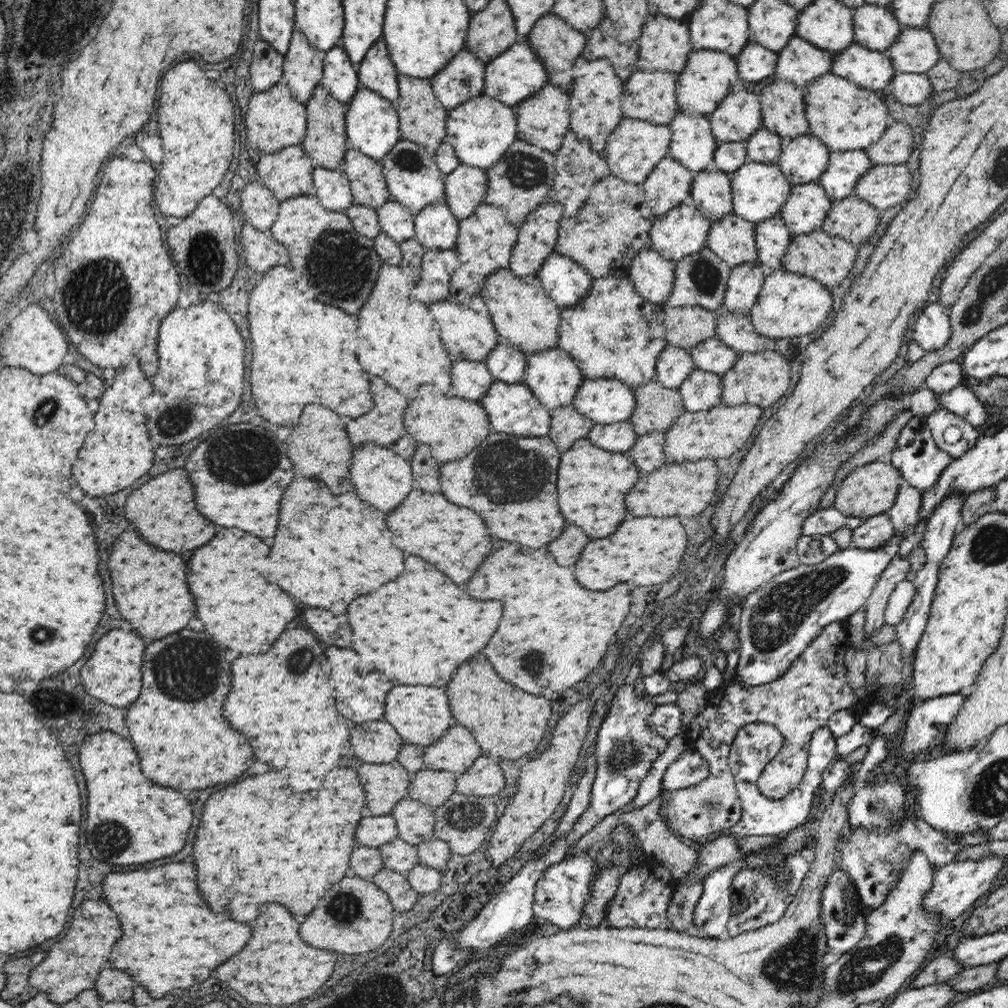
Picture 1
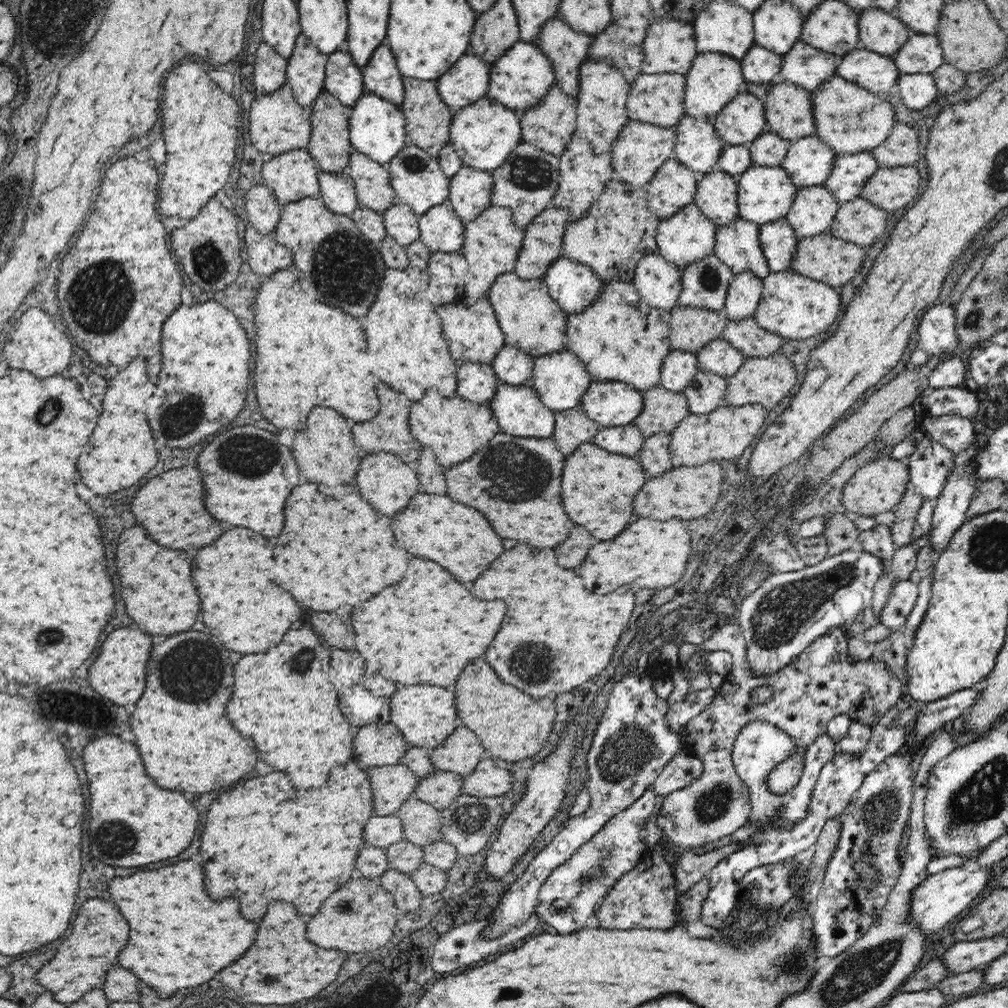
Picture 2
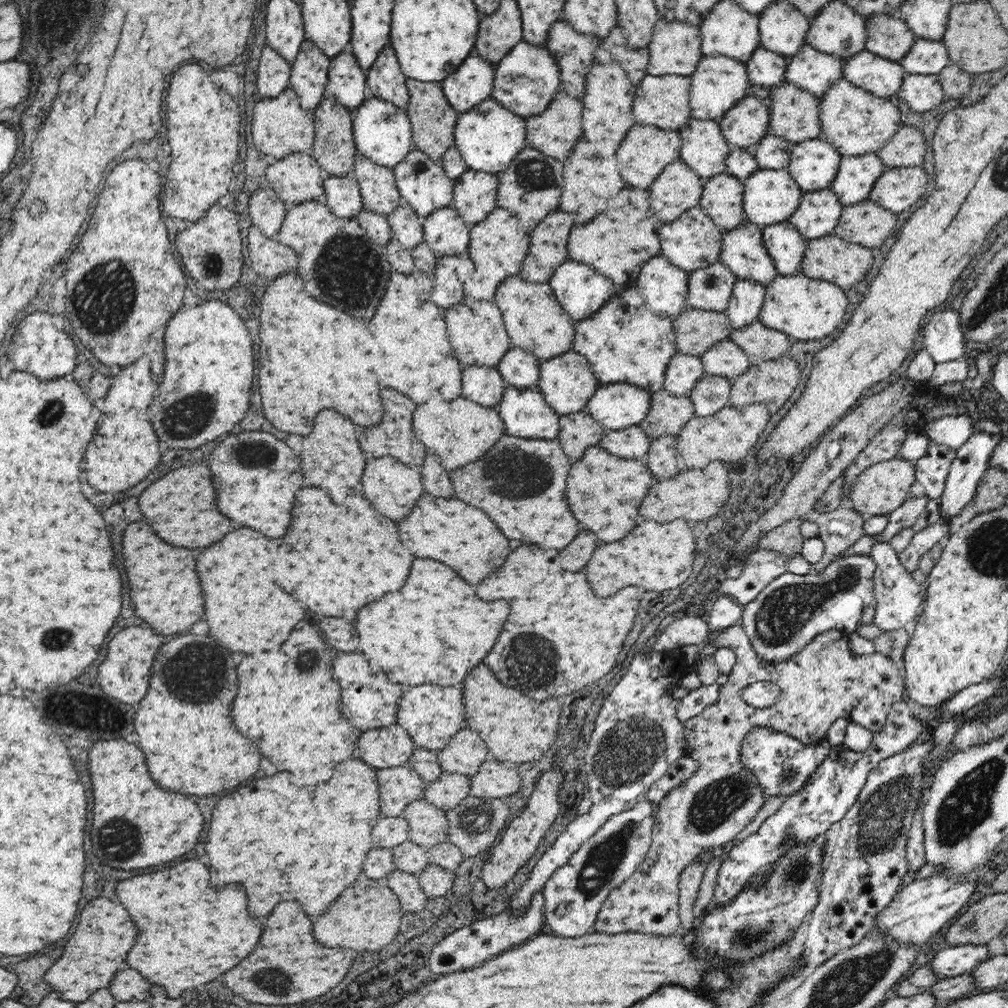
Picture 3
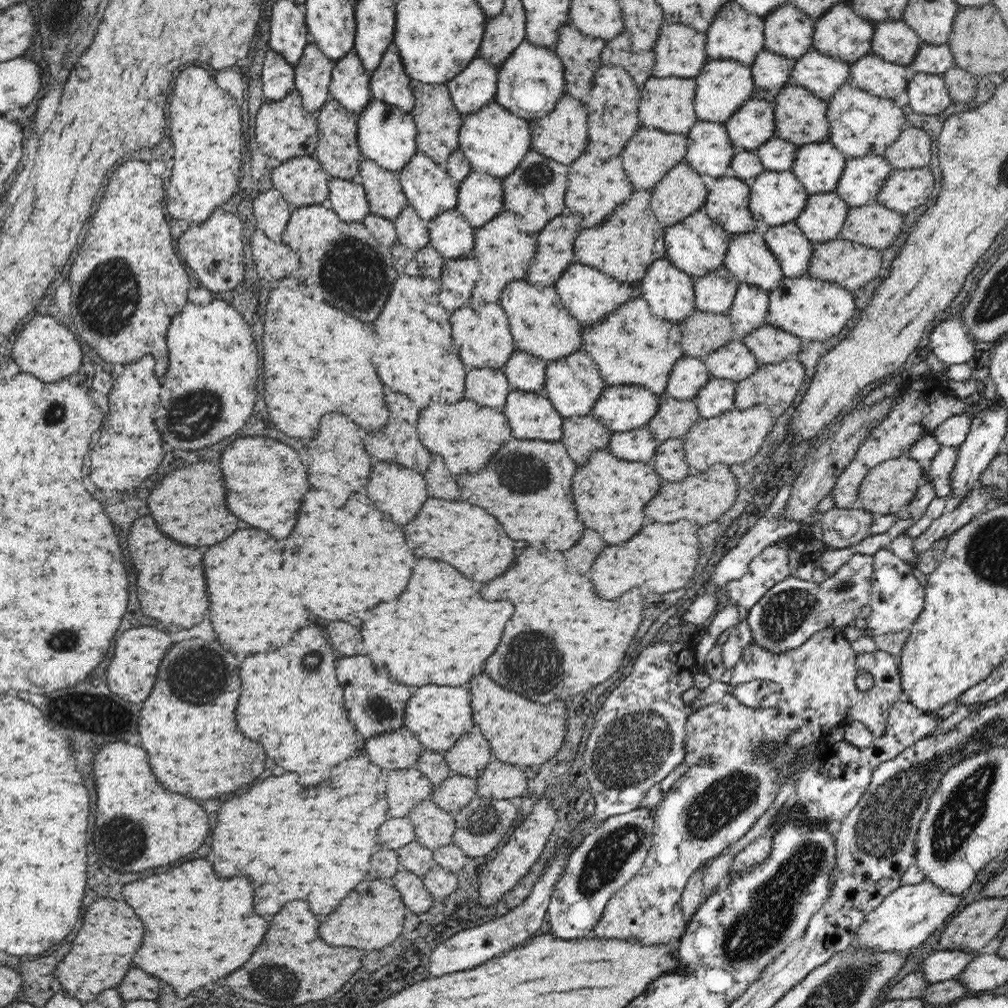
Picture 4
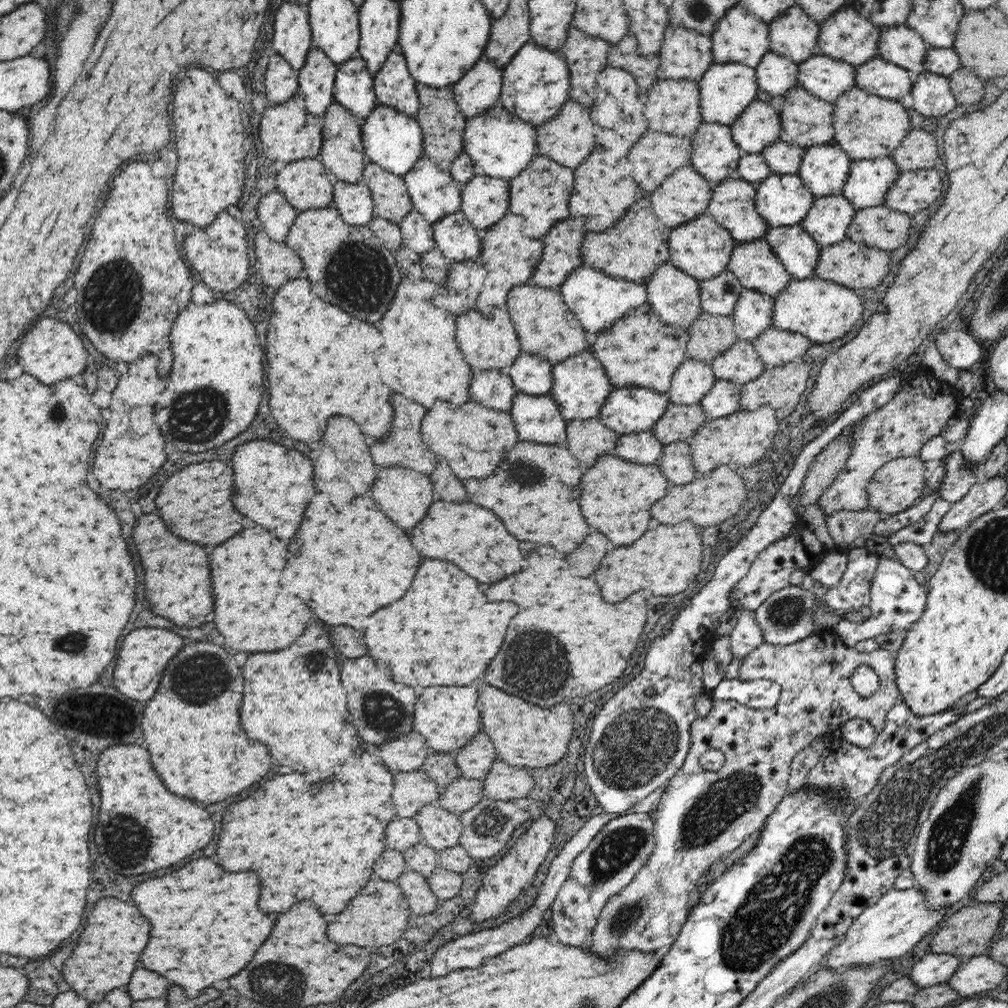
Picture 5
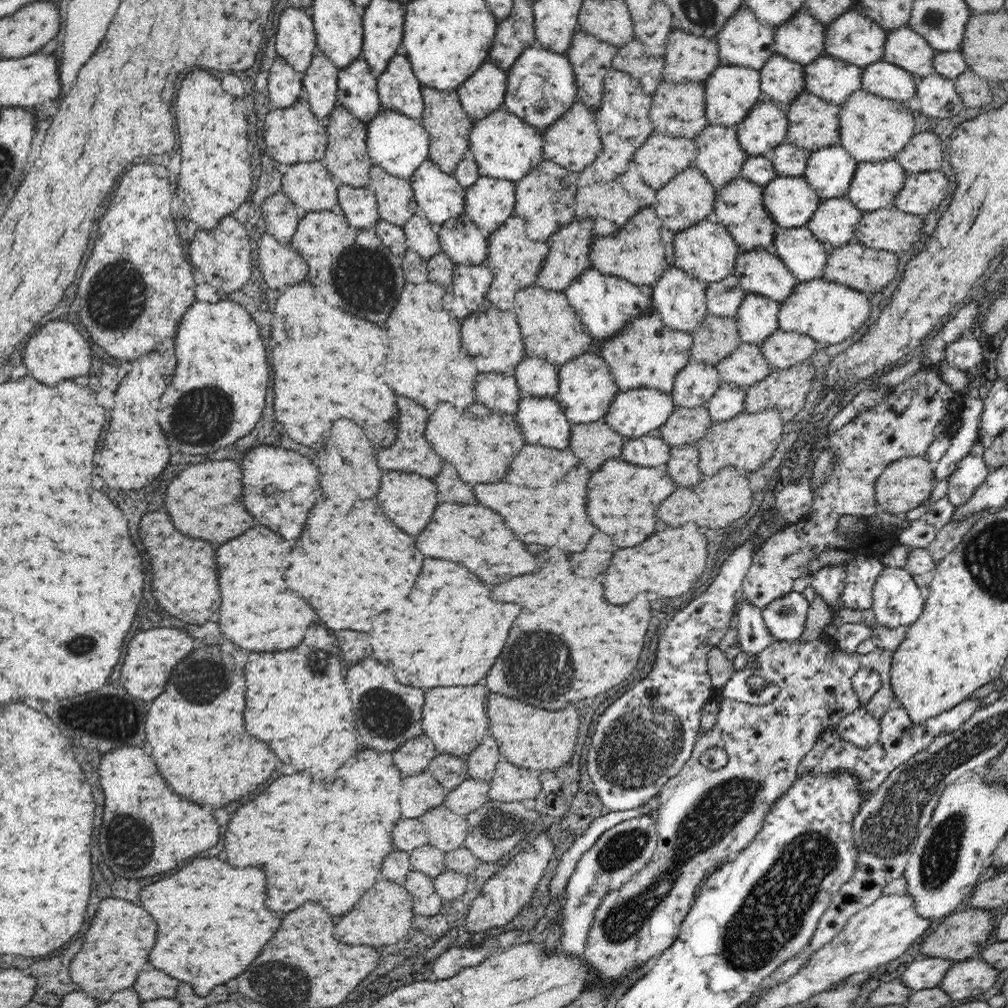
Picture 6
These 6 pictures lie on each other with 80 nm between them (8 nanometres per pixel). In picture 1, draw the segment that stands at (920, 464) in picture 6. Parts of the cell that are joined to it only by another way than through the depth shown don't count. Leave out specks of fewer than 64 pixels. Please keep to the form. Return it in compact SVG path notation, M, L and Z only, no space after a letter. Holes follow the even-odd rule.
M881 459L858 467L840 484L834 507L841 513L862 519L879 515L889 510L896 500L898 489L902 486L901 472L889 459Z

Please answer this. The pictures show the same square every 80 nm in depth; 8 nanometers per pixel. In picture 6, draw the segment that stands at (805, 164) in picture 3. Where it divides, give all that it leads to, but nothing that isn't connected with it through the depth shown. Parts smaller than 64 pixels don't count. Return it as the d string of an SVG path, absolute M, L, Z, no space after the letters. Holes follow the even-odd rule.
M840 145L826 147L811 152L803 177L822 200L847 198L858 163Z

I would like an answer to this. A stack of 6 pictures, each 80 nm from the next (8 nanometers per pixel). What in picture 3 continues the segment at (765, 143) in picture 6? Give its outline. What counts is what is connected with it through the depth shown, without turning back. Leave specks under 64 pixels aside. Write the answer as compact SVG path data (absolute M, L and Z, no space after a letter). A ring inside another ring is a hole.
M745 96L717 121L730 146L753 149L769 135L769 107L756 96Z

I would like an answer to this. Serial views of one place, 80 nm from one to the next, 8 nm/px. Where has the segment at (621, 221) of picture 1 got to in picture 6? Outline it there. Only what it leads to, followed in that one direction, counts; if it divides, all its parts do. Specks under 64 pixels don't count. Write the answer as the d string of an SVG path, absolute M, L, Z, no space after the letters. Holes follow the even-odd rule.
M654 207L640 210L633 216L624 229L606 238L594 238L589 254L593 269L601 274L616 276L629 280L636 286L649 286L676 266L675 264L675 232L660 220Z

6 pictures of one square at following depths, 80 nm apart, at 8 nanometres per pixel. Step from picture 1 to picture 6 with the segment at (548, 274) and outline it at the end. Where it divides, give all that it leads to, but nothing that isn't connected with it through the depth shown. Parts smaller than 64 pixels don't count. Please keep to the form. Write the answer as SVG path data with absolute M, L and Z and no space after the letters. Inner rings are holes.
M593 268L586 270L564 293L593 338L607 340L626 328L636 317L654 311L651 287L636 286L629 280L604 275Z

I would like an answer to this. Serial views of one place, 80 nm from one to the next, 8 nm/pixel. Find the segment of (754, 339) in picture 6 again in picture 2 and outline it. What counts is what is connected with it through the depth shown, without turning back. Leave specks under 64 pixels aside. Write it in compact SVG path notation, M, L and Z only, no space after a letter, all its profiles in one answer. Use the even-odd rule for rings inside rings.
M754 274L734 275L726 295L726 315L732 322L740 322L756 314L763 291L763 280Z

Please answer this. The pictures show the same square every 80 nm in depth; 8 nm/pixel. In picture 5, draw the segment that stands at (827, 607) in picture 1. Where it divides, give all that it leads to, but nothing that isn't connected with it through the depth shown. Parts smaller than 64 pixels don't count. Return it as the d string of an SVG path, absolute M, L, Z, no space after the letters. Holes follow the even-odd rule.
M866 546L849 547L848 553L849 556L846 567L845 570L841 572L839 583L823 594L825 604L841 618L846 618L848 614L856 614L855 611L860 610L863 606L870 606L871 584L879 561L879 555L869 552ZM792 584L771 594L756 610L756 620L762 629L764 640L770 645L792 645L815 633L813 626L814 595L805 586Z

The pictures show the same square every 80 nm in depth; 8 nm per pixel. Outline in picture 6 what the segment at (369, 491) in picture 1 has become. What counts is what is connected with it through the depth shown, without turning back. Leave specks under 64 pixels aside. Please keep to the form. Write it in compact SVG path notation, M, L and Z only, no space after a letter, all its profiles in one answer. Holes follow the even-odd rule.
M384 471L376 498L382 510L386 512L386 516L396 526L400 526L412 536L418 536L426 528L426 524L432 520L438 506L436 498L439 498L439 494L435 481L428 477L406 471Z

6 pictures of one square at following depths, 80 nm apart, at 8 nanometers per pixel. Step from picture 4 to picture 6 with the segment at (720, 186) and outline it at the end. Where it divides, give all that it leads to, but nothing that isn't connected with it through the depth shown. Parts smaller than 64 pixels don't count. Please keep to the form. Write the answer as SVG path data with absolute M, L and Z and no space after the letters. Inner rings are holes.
M745 177L735 178L717 191L712 218L733 236L742 251L768 249L773 251L775 238L780 230L766 210L765 187Z

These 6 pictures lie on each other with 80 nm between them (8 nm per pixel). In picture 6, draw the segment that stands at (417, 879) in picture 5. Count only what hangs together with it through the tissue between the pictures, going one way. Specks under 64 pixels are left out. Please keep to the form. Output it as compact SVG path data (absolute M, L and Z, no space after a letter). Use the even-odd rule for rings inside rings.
M410 872L406 876L406 888L414 896L416 914L438 914L442 908L442 897L436 892L432 880L422 872Z

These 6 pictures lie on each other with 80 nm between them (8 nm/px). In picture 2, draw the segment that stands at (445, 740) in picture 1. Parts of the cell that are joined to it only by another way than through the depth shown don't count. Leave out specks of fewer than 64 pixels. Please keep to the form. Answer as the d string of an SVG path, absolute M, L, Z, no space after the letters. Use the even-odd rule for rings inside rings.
M466 726L456 727L438 748L431 750L432 763L436 770L463 776L472 774L484 754L484 748L476 736Z

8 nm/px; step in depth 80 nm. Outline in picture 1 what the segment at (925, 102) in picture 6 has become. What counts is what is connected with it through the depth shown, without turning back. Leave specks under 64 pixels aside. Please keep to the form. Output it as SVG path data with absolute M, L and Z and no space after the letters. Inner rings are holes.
M896 73L891 84L897 100L904 105L916 106L936 96L927 73Z

